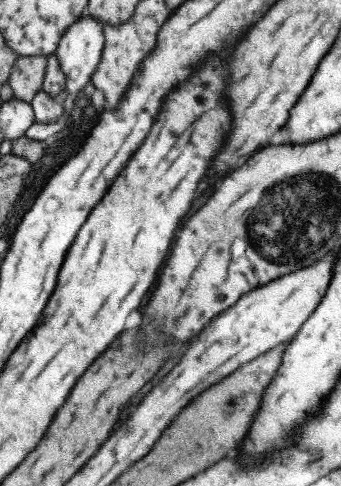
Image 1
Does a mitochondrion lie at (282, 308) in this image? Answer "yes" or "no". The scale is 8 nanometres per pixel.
no

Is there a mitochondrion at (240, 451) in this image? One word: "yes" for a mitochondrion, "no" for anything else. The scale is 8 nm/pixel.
no

